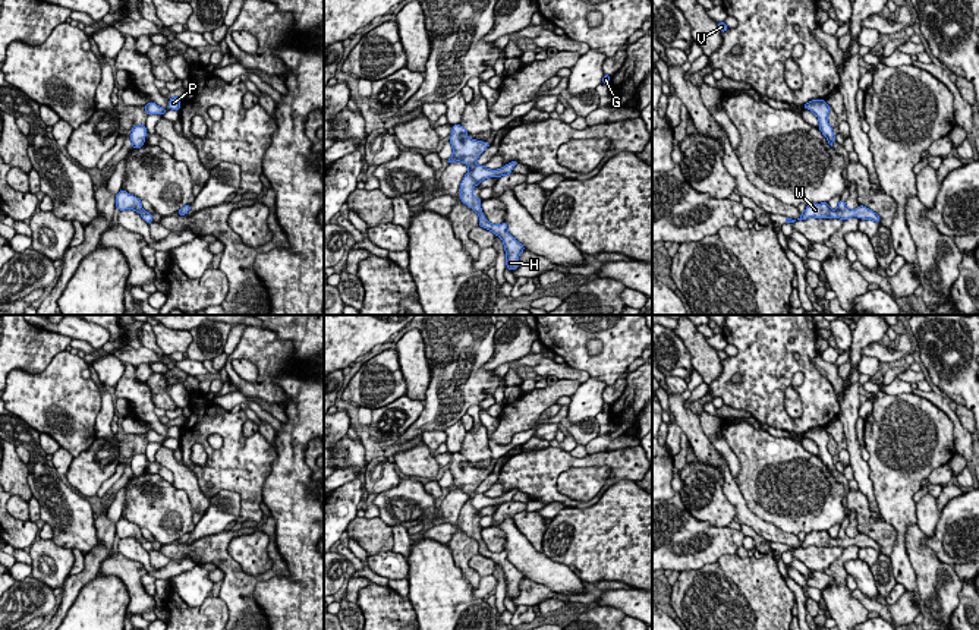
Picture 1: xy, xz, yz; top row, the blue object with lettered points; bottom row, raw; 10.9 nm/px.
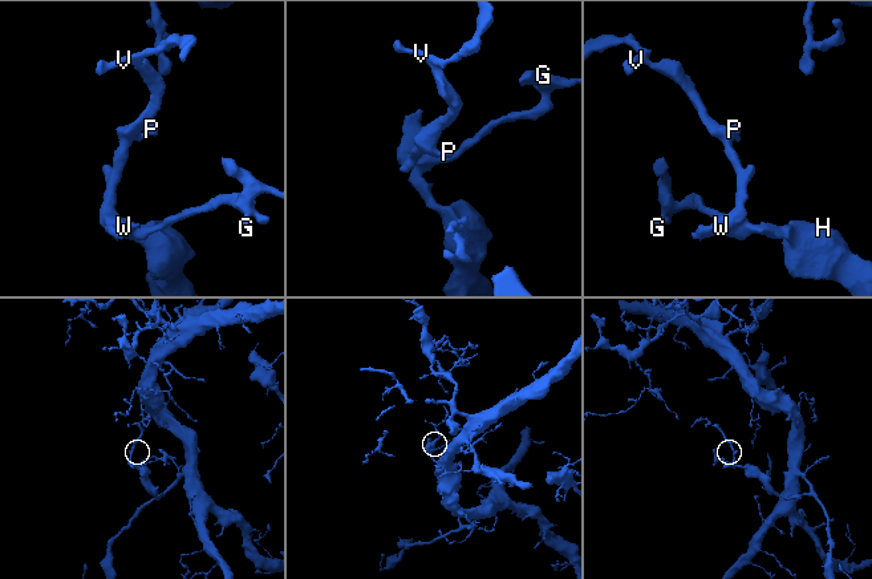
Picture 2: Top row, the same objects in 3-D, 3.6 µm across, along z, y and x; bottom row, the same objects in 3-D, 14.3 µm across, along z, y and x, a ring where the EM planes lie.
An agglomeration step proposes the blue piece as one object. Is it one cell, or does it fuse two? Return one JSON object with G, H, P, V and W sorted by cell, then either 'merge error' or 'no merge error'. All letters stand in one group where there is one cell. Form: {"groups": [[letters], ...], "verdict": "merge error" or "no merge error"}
{"groups": [["G", "H", "P", "V", "W"]], "verdict": "no merge error"}

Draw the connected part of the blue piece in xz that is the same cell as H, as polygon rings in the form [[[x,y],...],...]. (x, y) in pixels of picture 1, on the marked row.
[[[454,125],[450,136],[450,144],[453,147],[453,155],[448,158],[448,164],[462,161],[469,167],[469,171],[465,174],[460,183],[460,199],[469,208],[472,208],[479,215],[479,226],[491,230],[495,236],[498,236],[504,243],[506,251],[506,267],[514,271],[519,267],[519,255],[525,251],[523,245],[513,237],[507,230],[507,223],[503,224],[491,224],[481,208],[482,199],[478,199],[472,189],[478,186],[482,180],[490,177],[501,177],[511,173],[513,167],[519,164],[519,161],[511,161],[498,170],[490,170],[485,166],[478,166],[476,160],[490,147],[487,142],[470,139],[466,136],[468,130]]]

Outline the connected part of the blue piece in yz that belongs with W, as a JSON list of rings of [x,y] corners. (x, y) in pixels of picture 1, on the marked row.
[[[844,201],[838,202],[838,207],[832,211],[828,205],[828,202],[821,202],[821,204],[812,204],[812,205],[806,205],[806,210],[802,212],[802,215],[797,220],[806,220],[806,218],[841,218],[841,220],[847,220],[851,217],[857,217],[862,220],[873,220],[876,223],[881,221],[879,215],[876,212],[873,212],[872,210],[859,205],[859,210],[850,210],[846,207]]]

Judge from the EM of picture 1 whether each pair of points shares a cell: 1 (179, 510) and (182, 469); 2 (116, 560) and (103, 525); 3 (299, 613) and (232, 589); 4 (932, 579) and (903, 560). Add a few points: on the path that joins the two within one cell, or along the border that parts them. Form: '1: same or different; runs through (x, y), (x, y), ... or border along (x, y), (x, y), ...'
1: different; border along (172, 482), (185, 493), (192, 510)
2: different; border along (110, 553), (98, 572)
3: different; border along (282, 576), (255, 586), (254, 599), (264, 614)
4: different; border along (913, 570), (919, 604)

